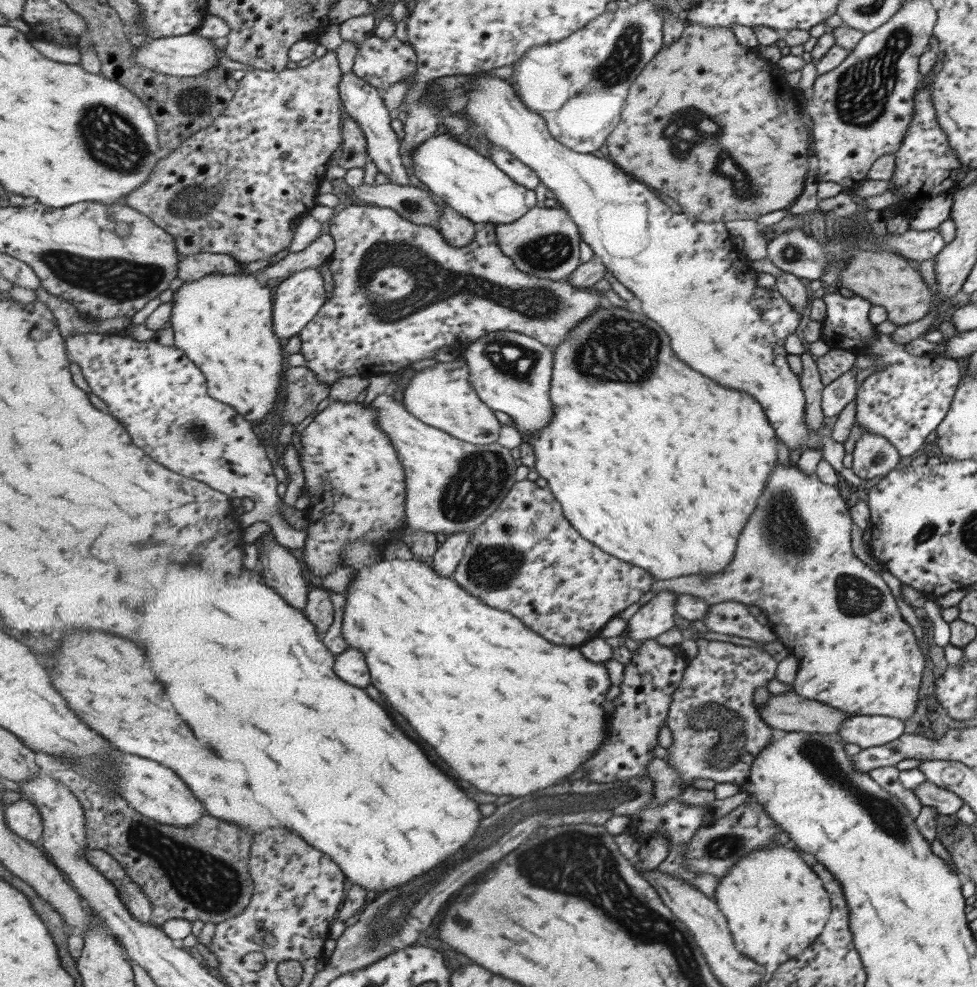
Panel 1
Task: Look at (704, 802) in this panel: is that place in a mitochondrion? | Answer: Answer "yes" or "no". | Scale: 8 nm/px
no

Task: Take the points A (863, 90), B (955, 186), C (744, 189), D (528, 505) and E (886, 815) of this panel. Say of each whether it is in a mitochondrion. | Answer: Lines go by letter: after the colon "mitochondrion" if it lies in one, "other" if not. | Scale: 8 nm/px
A: mitochondrion
B: other
C: mitochondrion
D: other
E: mitochondrion

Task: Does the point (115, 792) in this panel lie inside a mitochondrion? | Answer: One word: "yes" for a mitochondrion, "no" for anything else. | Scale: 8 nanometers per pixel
no

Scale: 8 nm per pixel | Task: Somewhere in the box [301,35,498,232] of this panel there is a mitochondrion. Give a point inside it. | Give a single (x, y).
(411, 206)

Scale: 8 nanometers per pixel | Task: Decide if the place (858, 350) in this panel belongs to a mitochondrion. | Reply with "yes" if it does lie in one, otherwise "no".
no

